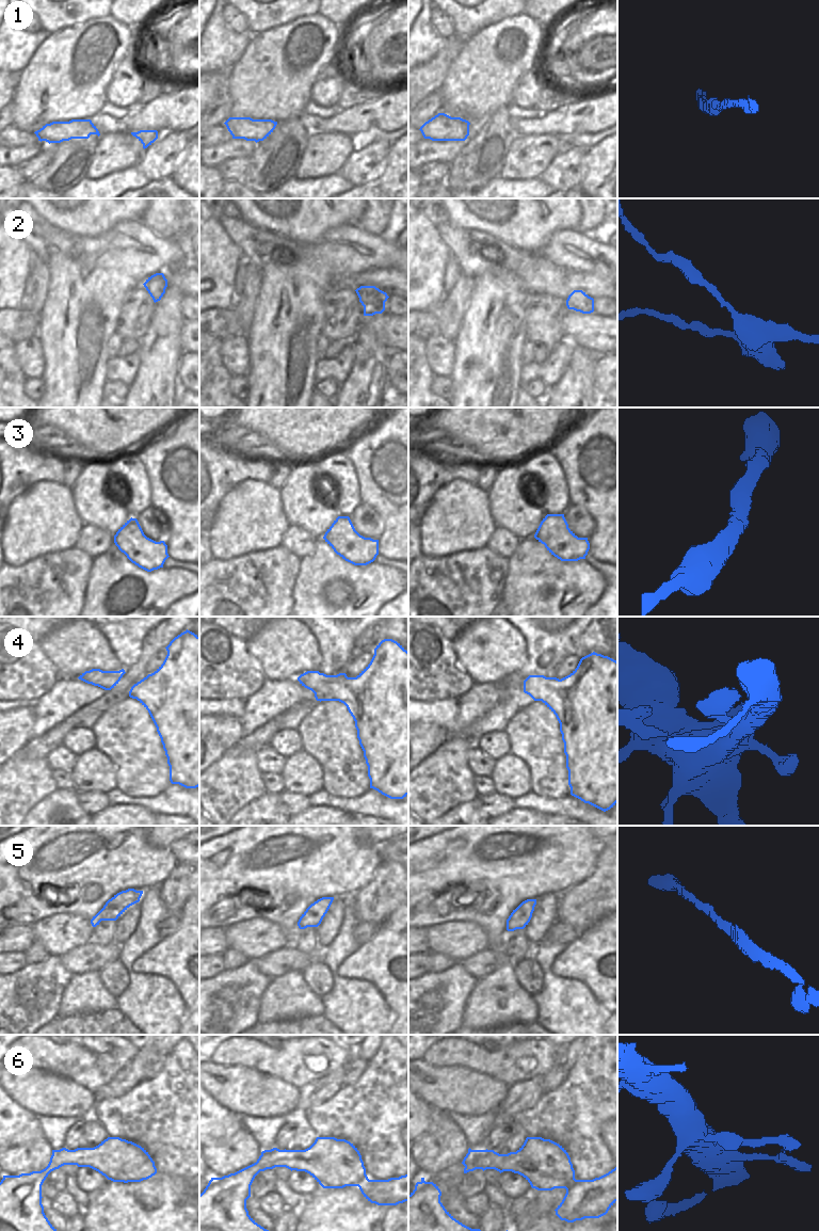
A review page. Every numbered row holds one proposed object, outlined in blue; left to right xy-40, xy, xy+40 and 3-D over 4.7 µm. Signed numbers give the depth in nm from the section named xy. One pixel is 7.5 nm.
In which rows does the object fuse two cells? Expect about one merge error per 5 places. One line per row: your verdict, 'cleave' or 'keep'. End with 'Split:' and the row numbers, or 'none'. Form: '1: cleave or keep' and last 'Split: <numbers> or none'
1: keep
2: keep
3: keep
4: keep
5: keep
6: keep
Split: none

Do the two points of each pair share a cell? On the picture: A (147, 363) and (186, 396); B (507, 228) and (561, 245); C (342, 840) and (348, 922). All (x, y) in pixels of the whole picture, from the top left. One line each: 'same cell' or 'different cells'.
A: different cells
B: different cells
C: different cells

